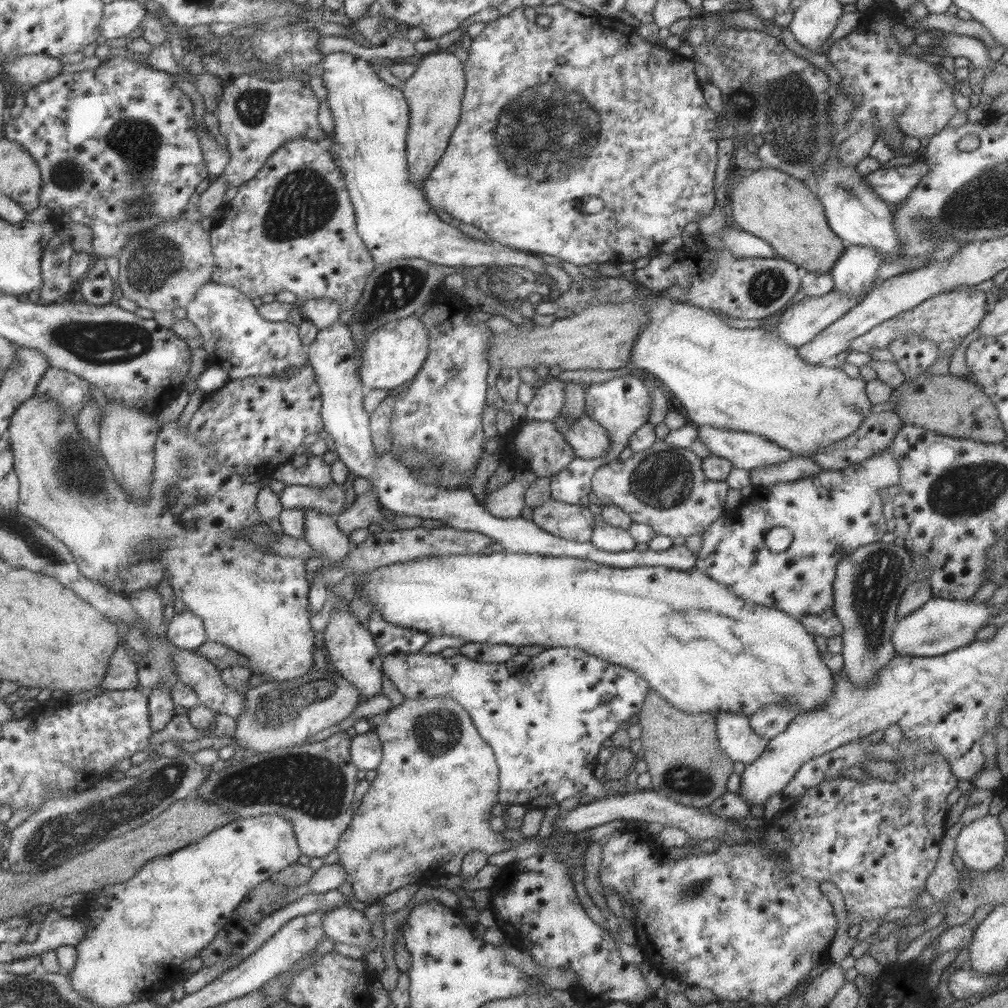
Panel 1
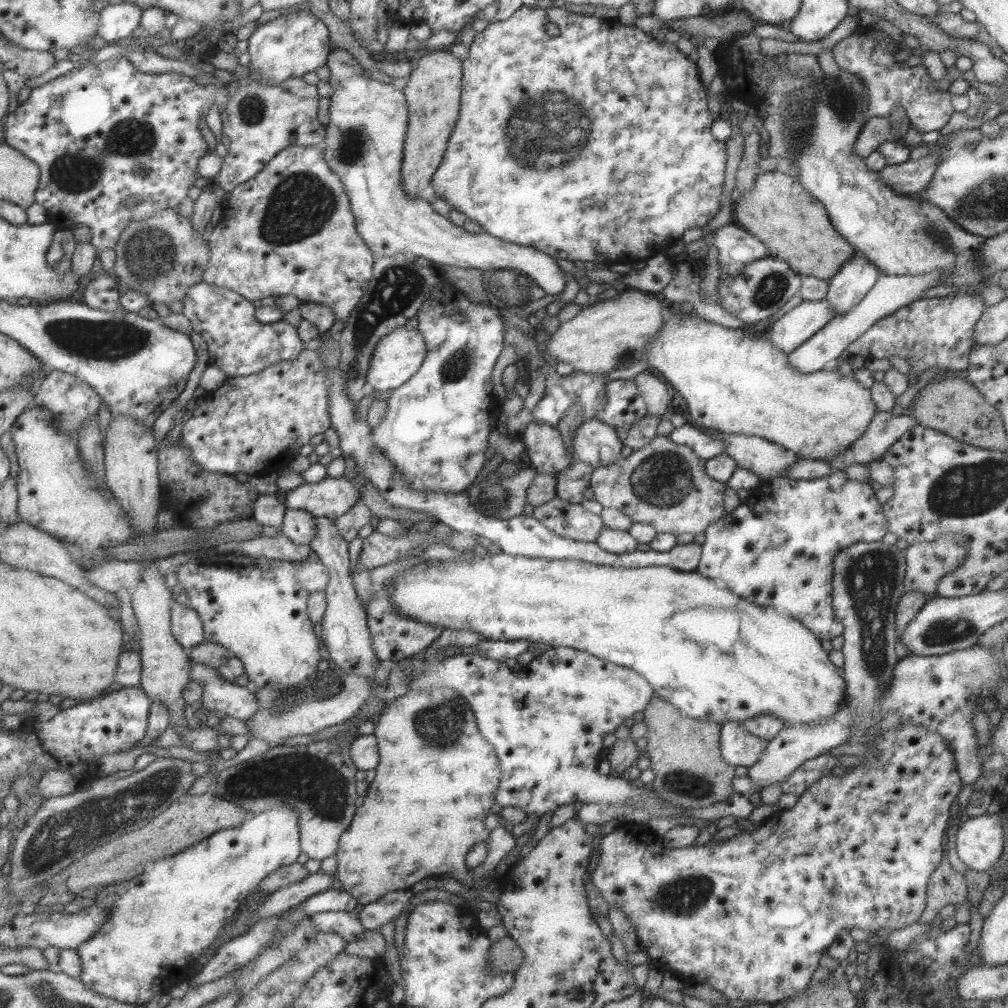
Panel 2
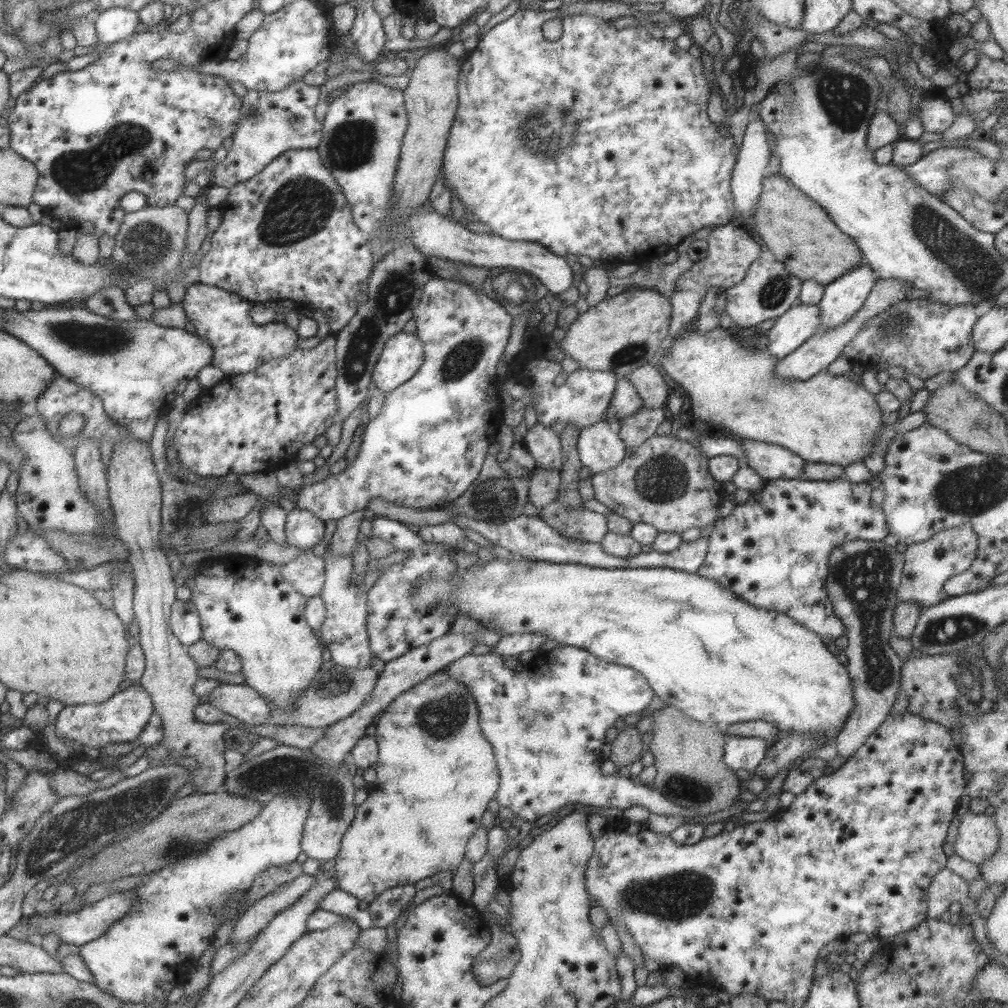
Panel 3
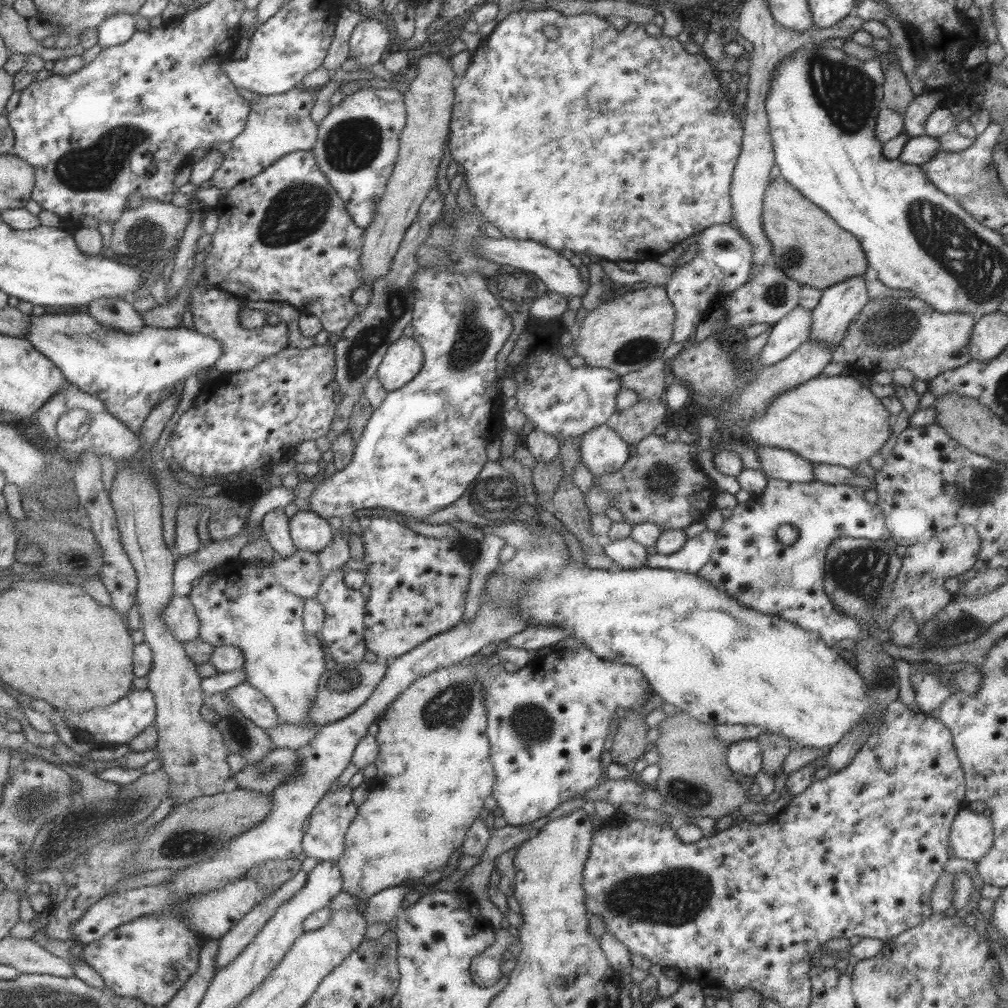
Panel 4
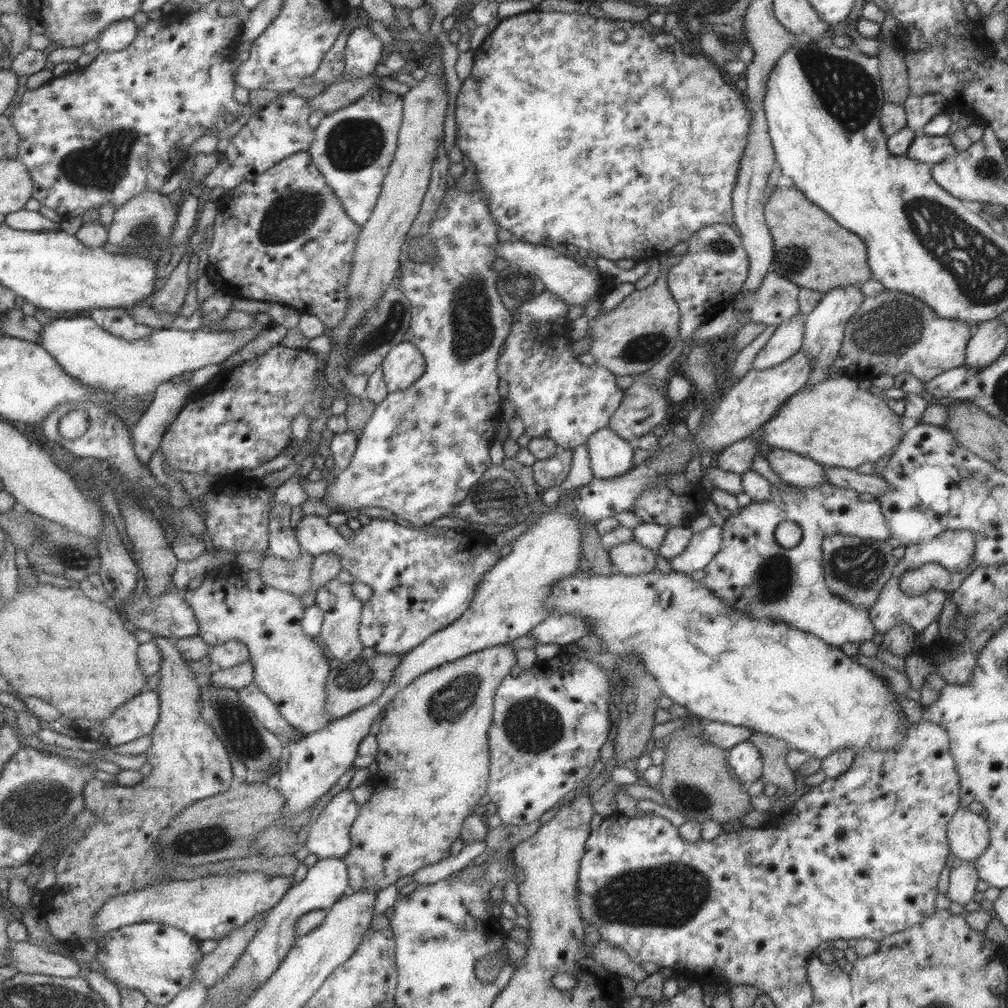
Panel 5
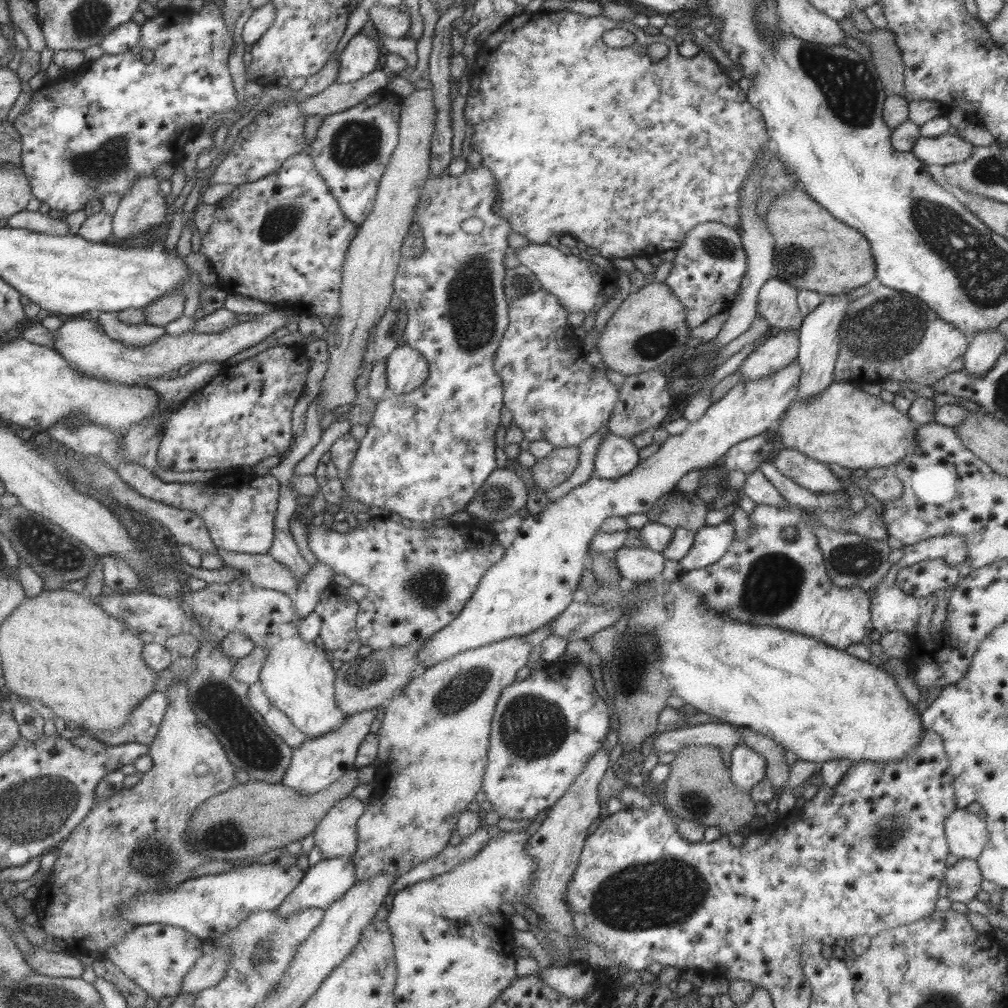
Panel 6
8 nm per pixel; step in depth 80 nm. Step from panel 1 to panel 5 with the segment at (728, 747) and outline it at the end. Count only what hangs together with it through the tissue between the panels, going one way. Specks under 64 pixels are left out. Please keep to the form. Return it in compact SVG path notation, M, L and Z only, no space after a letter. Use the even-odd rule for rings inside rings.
M748 740L739 742L729 749L726 763L733 772L733 780L737 780L744 787L761 780L762 758L757 748Z

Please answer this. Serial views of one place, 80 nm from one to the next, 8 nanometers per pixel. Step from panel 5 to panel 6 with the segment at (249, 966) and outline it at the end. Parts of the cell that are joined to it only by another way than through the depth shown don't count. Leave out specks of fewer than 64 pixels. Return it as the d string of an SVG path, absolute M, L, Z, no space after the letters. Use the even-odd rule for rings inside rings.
M348 858L321 859L317 864L308 867L304 875L299 880L297 886L283 899L283 902L274 909L274 912L284 918L291 916L294 912L303 908L320 908L325 910L332 902L341 898L345 891L355 884L356 880L353 872L353 865Z

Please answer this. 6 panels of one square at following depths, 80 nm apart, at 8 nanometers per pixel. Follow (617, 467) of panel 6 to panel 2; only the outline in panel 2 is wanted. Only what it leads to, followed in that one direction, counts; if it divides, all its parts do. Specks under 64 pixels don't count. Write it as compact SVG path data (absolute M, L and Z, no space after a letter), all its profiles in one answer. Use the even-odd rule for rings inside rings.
M593 418L584 420L575 431L572 452L579 461L597 468L618 460L622 446L613 428Z

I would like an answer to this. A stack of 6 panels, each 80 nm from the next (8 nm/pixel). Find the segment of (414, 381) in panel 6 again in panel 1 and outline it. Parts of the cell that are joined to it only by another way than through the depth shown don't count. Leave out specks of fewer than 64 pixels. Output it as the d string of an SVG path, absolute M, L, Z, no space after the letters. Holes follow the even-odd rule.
M413 316L397 318L370 332L358 358L358 377L364 390L385 388L397 391L403 382L413 378L428 355L429 335L423 323Z

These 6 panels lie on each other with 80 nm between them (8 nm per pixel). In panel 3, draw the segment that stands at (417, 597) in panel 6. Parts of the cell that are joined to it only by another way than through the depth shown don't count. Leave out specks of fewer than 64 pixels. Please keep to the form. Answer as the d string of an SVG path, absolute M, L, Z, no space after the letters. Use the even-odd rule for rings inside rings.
M293 508L285 520L285 543L309 552L324 537L325 524L311 512ZM384 517L373 518L371 522L371 534L369 538L379 538L391 544L393 553L397 551L409 552L410 557L405 560L405 564L393 564L389 568L379 570L375 583L368 591L366 591L366 631L369 642L369 650L372 656L379 658L383 663L388 660L400 658L413 648L417 649L423 645L431 643L431 641L444 636L455 620L456 608L444 600L440 600L438 606L432 604L422 604L412 600L412 589L419 582L427 582L427 580L459 580L461 573L457 570L457 566L449 561L448 551L444 550L442 544L425 543L417 536L416 532L407 530L407 525L399 523L397 520L390 520Z

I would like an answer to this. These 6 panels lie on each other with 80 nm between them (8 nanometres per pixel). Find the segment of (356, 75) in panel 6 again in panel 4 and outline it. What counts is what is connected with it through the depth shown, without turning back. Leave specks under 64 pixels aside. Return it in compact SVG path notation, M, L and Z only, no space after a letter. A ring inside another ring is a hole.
M363 12L364 19L355 24L348 41L348 57L354 60L357 70L366 70L366 67L379 63L381 54L389 46L390 34L385 25L366 17L369 14Z

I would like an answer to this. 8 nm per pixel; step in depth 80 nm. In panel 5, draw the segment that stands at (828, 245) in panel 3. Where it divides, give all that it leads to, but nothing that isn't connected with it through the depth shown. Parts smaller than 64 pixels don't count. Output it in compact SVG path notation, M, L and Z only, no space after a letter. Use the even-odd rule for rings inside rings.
M793 185L775 187L767 195L764 219L773 241L773 271L798 287L824 293L830 288L860 285L870 279L866 244L856 234L839 228L826 212L809 202Z

